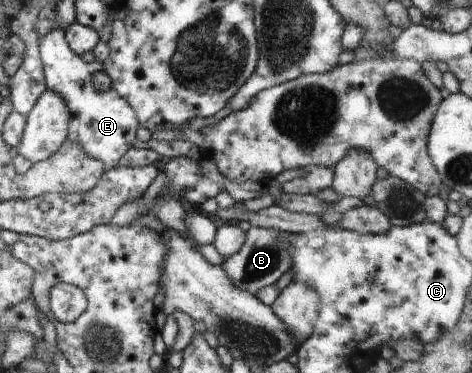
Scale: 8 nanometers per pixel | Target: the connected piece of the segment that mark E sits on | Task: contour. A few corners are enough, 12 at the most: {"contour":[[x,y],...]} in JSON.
{"contour":[[56,25],[38,41],[46,86],[61,95],[68,139],[107,167],[137,140],[136,110],[99,91]]}

